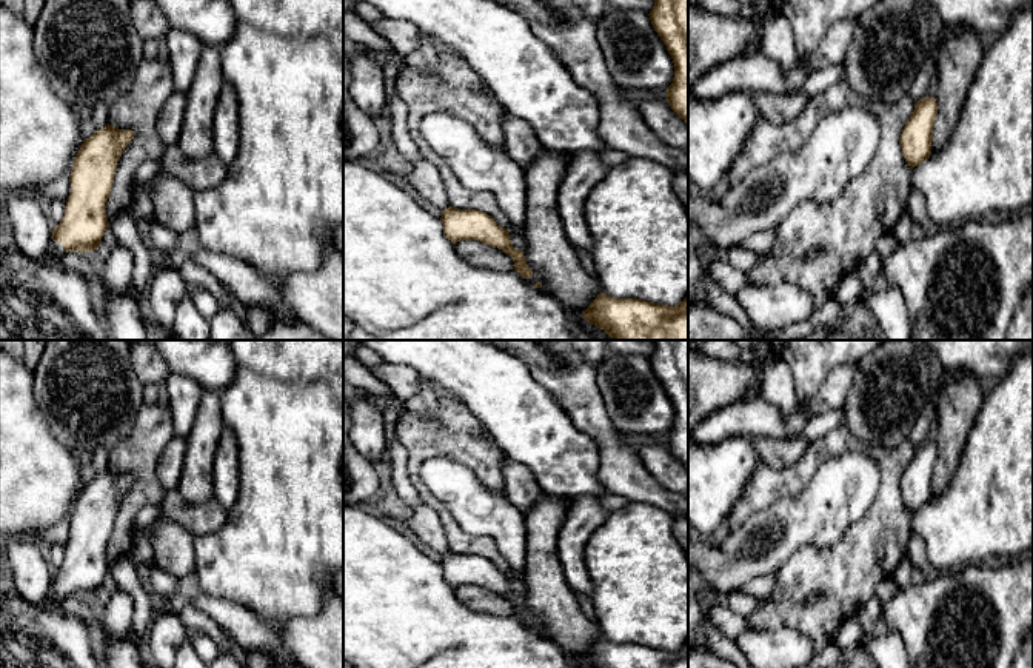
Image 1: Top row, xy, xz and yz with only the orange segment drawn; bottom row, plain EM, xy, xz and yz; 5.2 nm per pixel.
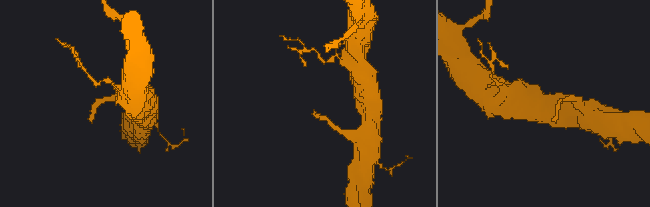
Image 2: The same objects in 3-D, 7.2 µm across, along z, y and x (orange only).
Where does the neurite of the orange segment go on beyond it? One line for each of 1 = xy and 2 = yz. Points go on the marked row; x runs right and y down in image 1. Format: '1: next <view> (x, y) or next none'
1: next xy (54, 253)
2: next none

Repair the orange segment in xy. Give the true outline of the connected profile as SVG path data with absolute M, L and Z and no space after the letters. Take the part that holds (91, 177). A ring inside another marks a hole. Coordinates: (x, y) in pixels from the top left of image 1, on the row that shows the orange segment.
M106 125L83 140L69 174L71 192L62 222L43 260L60 263L68 251L91 252L102 243L109 225L106 203L114 183L117 162L134 139L132 129Z

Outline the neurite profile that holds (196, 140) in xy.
M203 45L197 71L186 92L186 109L177 146L191 160L214 152L214 114L225 80L222 46Z

